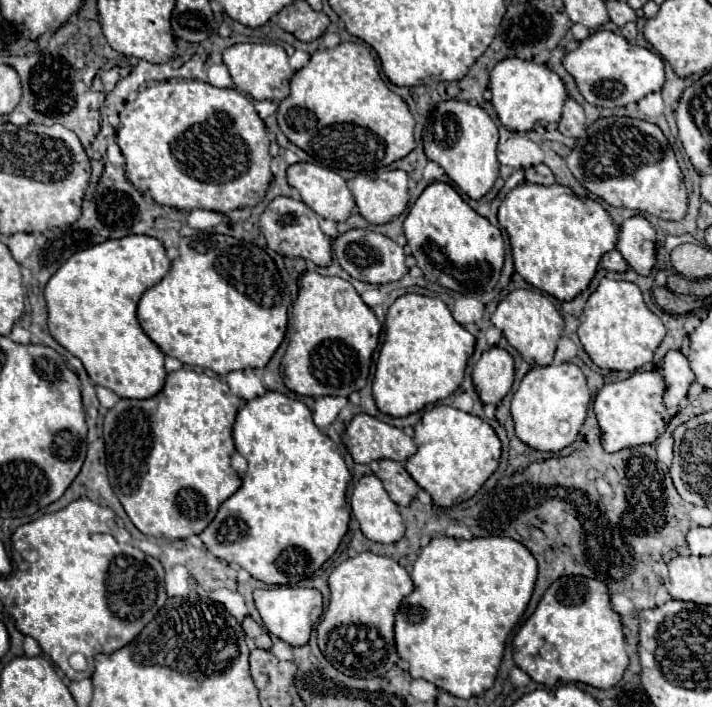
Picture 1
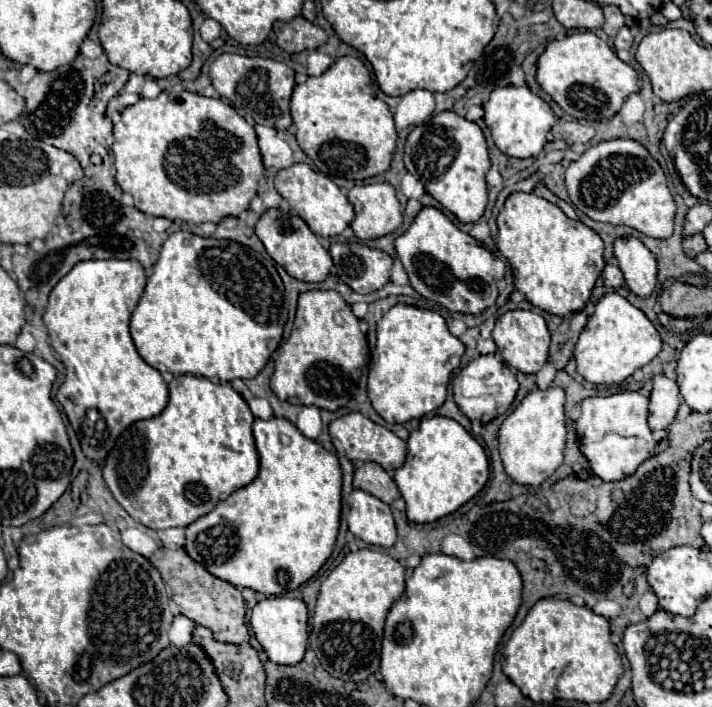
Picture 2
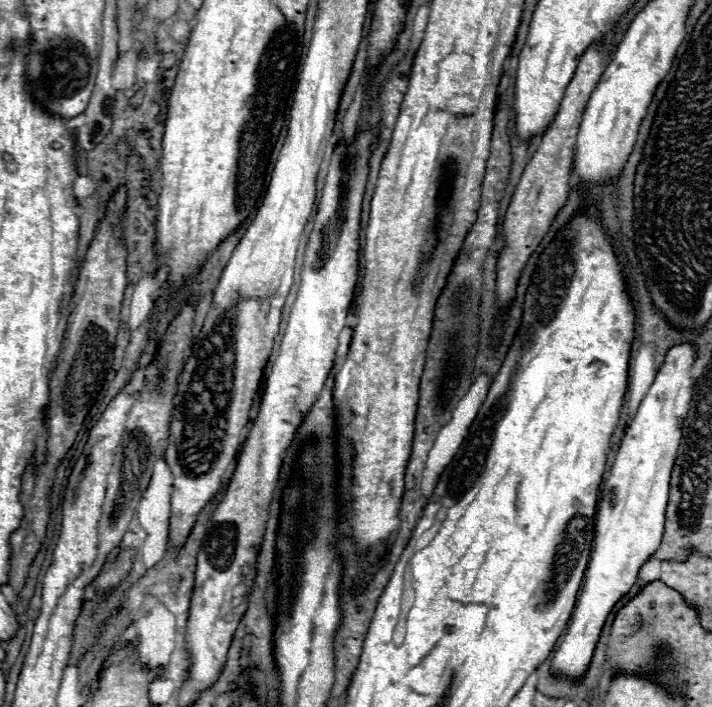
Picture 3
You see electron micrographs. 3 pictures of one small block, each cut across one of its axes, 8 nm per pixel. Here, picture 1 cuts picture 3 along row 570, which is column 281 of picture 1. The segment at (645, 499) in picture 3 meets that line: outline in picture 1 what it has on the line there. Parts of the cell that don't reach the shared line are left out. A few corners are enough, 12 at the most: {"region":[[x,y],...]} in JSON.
{"region":[[314,588],[254,590],[266,630],[292,646],[310,640],[324,610]]}

